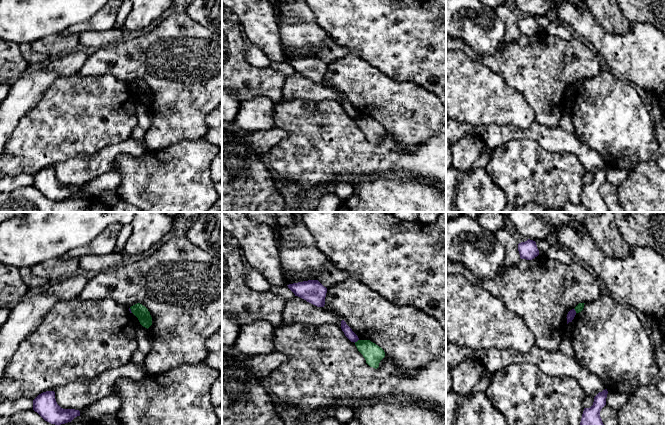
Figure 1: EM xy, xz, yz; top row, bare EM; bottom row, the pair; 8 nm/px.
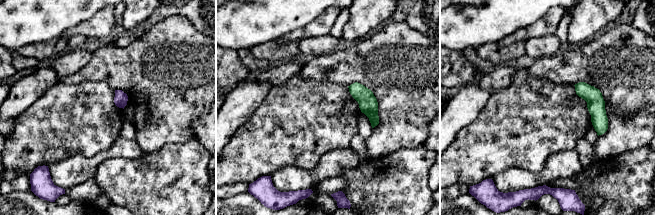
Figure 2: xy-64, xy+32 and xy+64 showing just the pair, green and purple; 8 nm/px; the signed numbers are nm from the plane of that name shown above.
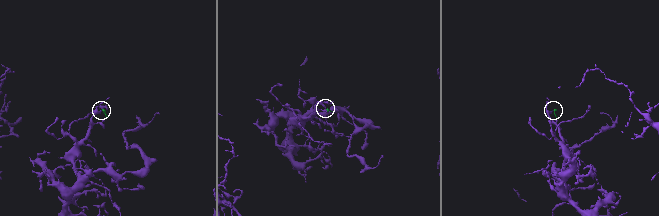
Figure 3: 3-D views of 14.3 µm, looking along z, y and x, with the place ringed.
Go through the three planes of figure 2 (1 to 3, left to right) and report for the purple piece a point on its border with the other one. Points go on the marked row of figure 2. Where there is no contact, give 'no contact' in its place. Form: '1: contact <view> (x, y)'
1: no contact
2: no contact
3: no contact

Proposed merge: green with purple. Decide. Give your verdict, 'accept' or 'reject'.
reject

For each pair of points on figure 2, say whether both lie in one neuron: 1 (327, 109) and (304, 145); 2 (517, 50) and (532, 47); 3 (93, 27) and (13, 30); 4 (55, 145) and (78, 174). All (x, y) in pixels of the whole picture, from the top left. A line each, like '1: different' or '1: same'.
1: same
2: different
3: different
4: different

